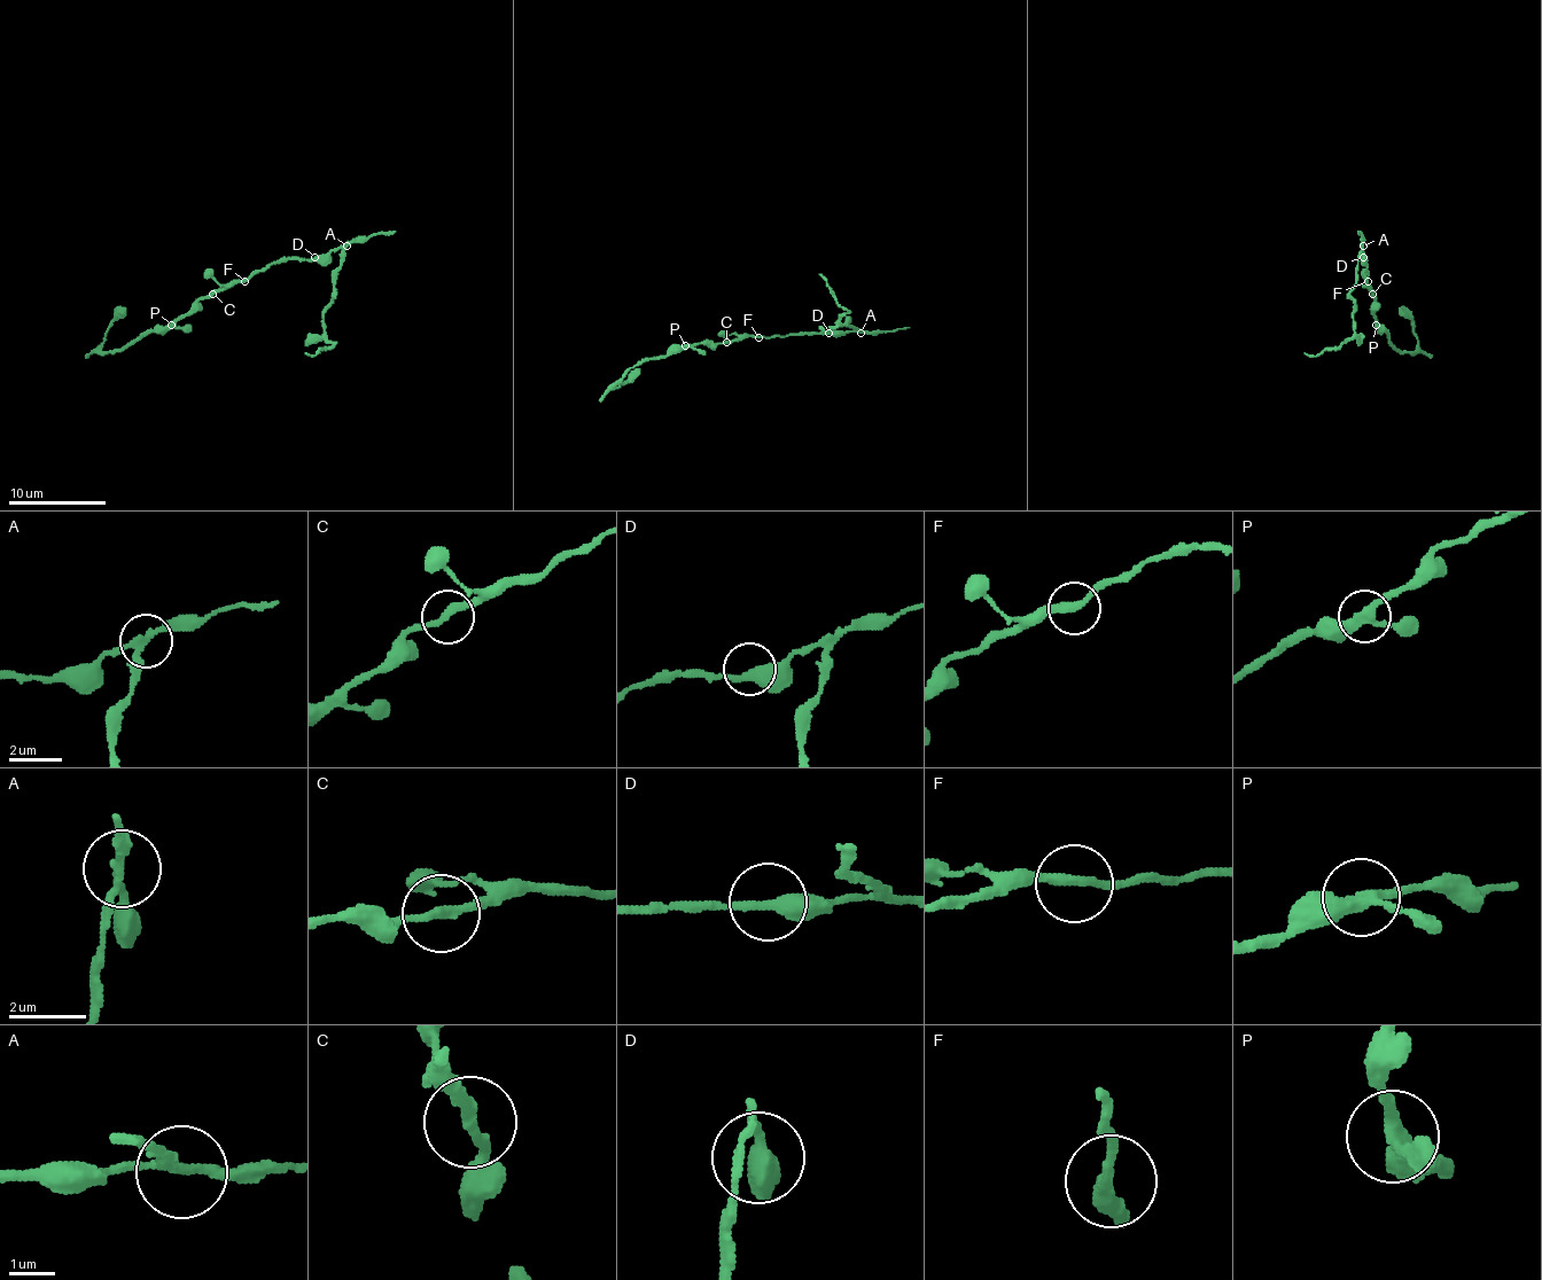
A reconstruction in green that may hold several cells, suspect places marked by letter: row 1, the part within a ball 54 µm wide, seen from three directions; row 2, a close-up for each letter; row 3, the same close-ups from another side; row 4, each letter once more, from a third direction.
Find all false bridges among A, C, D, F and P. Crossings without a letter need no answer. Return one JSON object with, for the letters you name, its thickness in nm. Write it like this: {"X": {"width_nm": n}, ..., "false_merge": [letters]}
{"A": {"width_nm": 180}, "false_merge": ["A"]}

